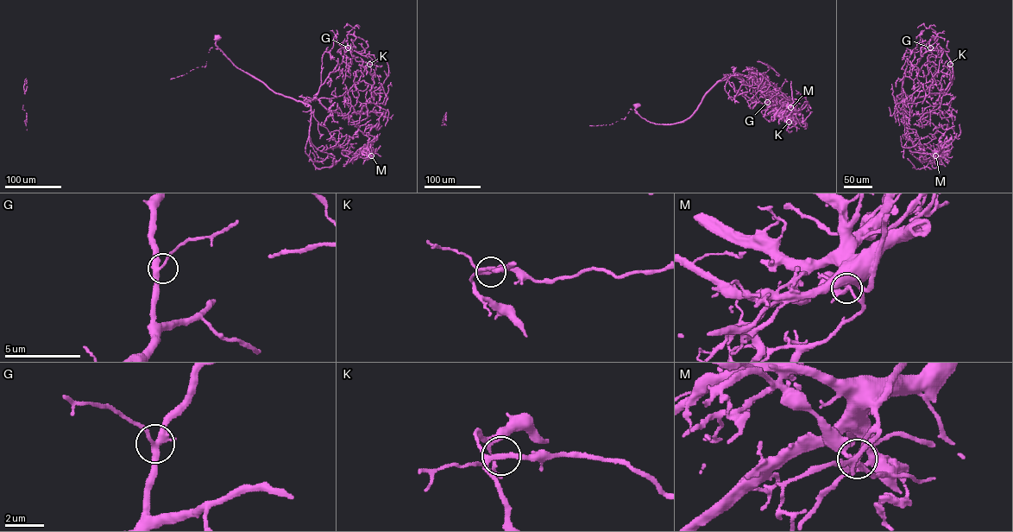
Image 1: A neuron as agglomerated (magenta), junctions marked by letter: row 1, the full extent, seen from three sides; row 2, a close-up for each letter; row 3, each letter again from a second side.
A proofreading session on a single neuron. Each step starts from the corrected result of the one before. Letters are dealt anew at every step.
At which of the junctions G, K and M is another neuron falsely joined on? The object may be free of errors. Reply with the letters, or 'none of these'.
M

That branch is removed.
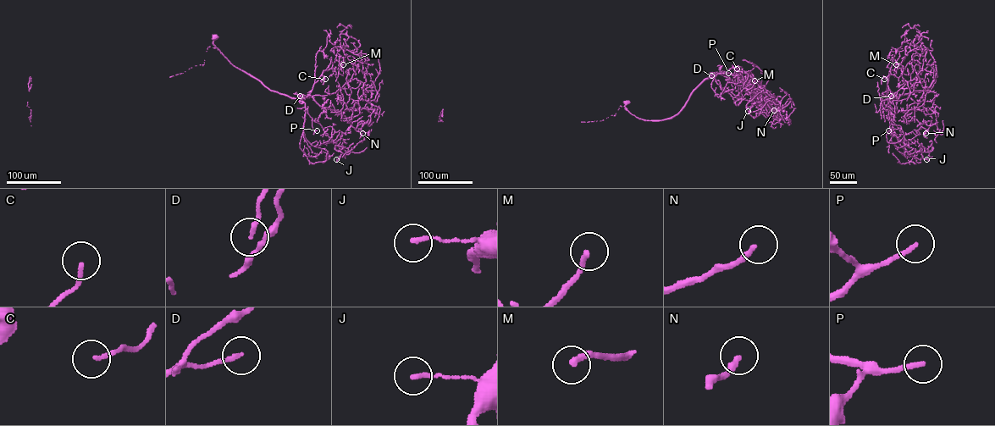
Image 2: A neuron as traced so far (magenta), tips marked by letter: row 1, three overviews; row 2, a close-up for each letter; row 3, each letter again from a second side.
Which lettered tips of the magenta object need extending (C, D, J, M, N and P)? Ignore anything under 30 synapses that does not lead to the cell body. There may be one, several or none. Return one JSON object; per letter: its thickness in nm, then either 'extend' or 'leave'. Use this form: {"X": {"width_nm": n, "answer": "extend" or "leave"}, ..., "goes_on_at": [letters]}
{"C": {"width_nm": 160, "answer": "extend"}, "D": {"width_nm": 150, "answer": "leave"}, "J": {"width_nm": 170, "answer": "leave"}, "M": {"width_nm": 240, "answer": "extend"}, "N": {"width_nm": 220, "answer": "leave"}, "P": {"width_nm": 170, "answer": "extend"}, "goes_on_at": ["C", "M", "P"]}

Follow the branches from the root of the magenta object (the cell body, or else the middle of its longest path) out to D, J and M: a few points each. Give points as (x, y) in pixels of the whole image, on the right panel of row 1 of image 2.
D: (918, 36), (934, 59), (936, 71), (934, 80), (925, 90), (893, 98), (888, 96), (891, 96)
J: (918, 36), (934, 59), (934, 80), (887, 106), (899, 140), (905, 146), (916, 141), (926, 159)
M: (918, 36), (934, 59), (931, 84), (891, 98), (887, 94), (890, 71), (905, 69), (896, 64)

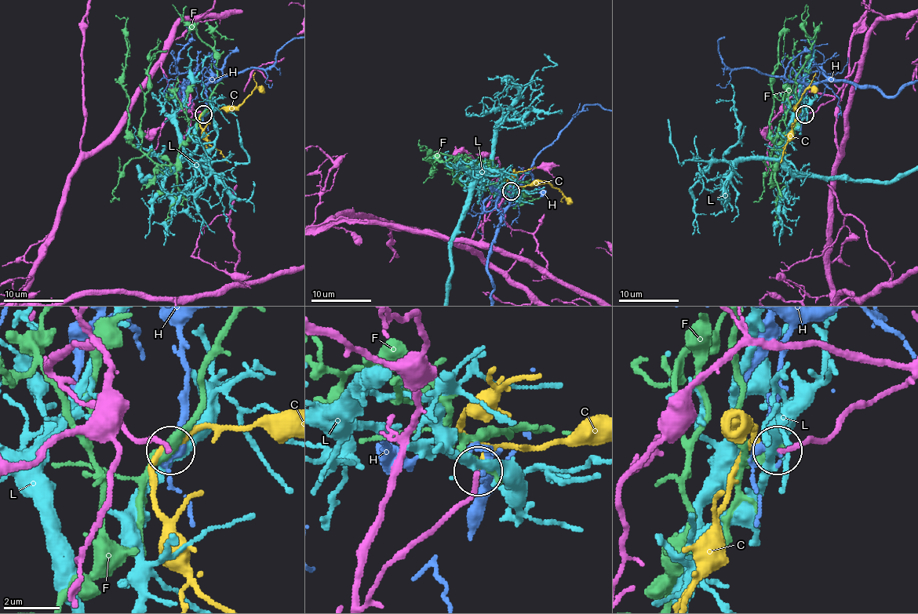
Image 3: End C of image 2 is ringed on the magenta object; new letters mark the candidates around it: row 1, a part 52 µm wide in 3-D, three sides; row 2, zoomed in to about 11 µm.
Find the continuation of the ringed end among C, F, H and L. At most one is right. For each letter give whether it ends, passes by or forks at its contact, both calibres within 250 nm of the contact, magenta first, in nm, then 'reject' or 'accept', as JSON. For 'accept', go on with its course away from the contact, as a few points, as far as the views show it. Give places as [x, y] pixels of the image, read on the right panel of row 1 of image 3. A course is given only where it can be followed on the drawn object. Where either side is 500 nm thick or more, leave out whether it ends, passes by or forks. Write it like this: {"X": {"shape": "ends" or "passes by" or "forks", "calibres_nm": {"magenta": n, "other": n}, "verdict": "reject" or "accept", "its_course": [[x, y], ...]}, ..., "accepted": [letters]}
{"C": {"shape": "passes by", "calibres_nm": {"magenta": 160, "other": 110}, "verdict": "accept"}, "F": {"shape": "ends", "calibres_nm": {"magenta": 160, "other": 360}, "verdict": "reject"}, "H": {"shape": "passes by", "calibres_nm": {"magenta": 160, "other": 280}, "verdict": "reject"}, "L": {"shape": "passes by", "calibres_nm": {"magenta": 160, "other": 360}, "verdict": "reject"}, "accepted": ["C"]}

